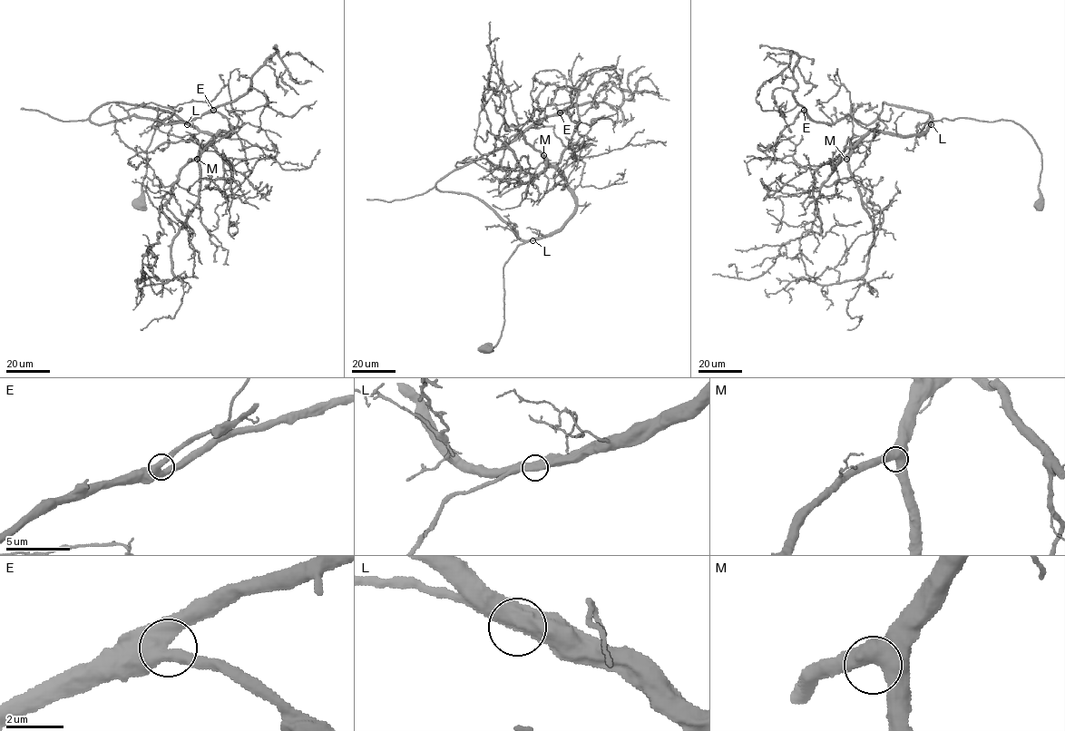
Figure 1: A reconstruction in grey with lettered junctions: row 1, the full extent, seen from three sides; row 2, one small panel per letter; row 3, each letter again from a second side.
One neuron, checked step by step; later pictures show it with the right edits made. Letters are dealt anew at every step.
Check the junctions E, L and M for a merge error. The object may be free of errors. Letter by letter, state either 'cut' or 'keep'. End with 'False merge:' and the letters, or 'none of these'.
E: keep
L: keep
M: keep
False merge: none of these

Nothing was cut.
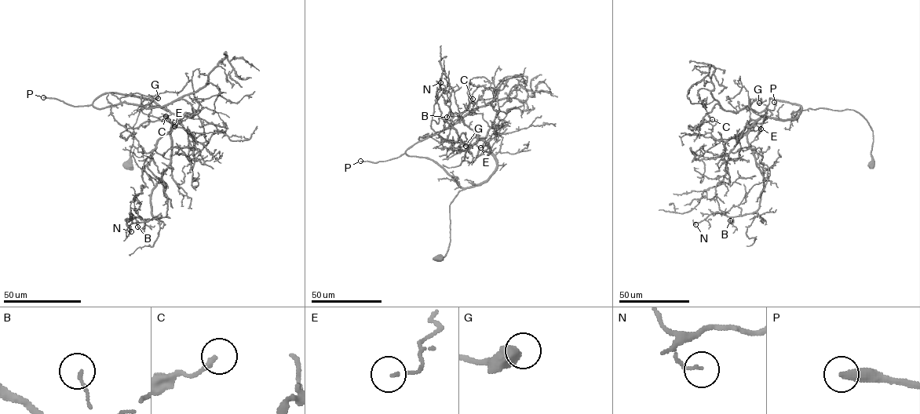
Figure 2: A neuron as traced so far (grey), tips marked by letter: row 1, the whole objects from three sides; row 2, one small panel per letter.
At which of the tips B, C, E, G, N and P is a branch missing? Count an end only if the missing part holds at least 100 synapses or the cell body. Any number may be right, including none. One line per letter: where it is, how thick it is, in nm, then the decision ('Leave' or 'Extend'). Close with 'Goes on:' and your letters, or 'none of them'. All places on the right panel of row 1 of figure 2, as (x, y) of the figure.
B: Place: (730, 220). Thickness 130 nm. Leave
C: Place: (712, 119). Thickness 240 nm. Leave
E: Place: (761, 128). Thickness 90 nm. Leave
G: Place: (759, 103). Thickness 600 nm. Leave
N: Place: (695, 224). Thickness 80 nm. Leave
P: Place: (774, 102). Thickness 360 nm. Extend
Goes on: P

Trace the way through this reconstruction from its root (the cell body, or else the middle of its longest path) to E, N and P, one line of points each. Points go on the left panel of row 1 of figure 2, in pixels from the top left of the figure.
E: (129, 165), (133, 127), (140, 103), (163, 107), (181, 115), (192, 116), (186, 114), (174, 126)
N: (129, 165), (140, 103), (192, 116), (172, 128), (153, 217), (126, 219), (131, 231)
P: (129, 165), (133, 127), (140, 103), (158, 106), (153, 101), (107, 92), (90, 105), (73, 106), (43, 97)

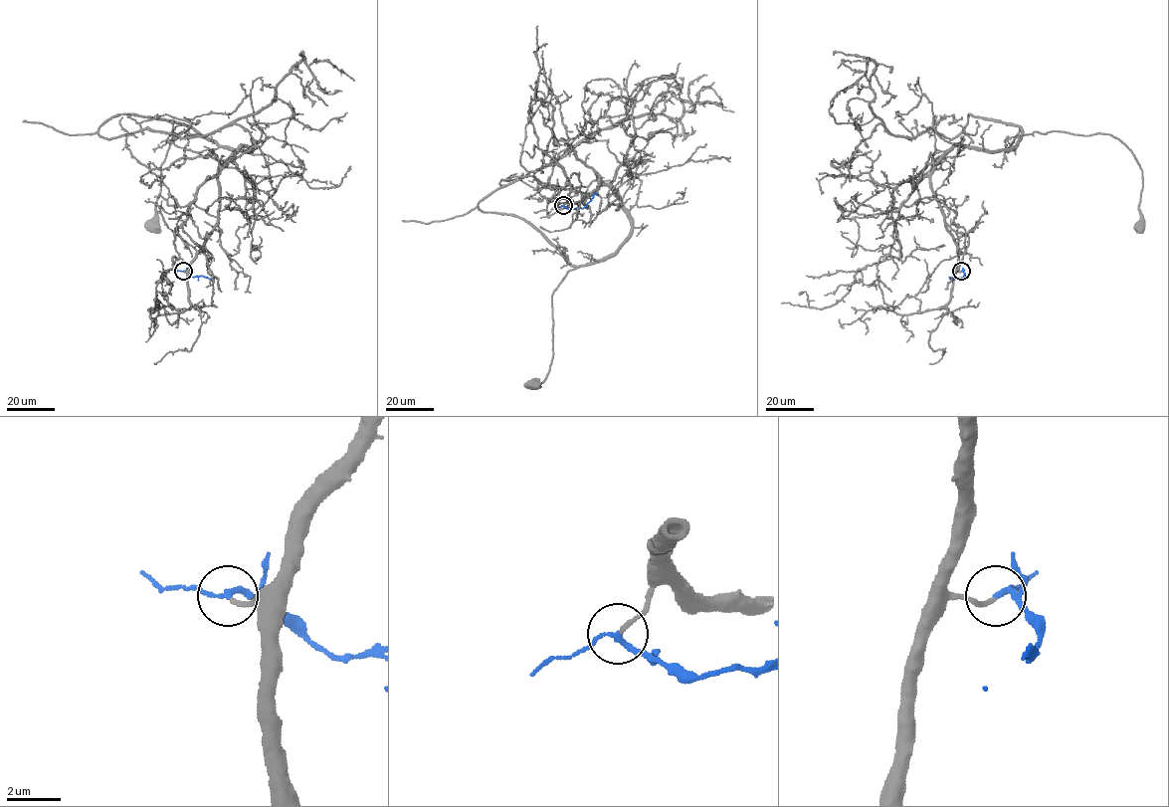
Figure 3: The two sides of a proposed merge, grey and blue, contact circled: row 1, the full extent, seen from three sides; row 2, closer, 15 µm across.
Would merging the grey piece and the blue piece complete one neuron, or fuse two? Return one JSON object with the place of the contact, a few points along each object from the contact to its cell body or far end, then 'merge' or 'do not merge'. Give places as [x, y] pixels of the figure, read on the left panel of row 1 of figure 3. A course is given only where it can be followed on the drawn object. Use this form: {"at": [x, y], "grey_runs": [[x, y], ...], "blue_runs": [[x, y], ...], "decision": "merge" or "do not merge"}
{"at": [183, 271], "grey_runs": [[184, 272], [217, 221], [219, 167], [240, 146], [252, 149], [235, 151], [172, 131], [160, 167], [154, 226]], "blue_runs": [[183, 271], [191, 276], [217, 279]], "decision": "merge"}

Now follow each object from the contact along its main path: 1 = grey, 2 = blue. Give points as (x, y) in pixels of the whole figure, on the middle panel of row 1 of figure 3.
1: (563, 205), (581, 202), (597, 175), (630, 235), (554, 292), (550, 369), (534, 382)
2: (563, 205), (583, 208), (597, 194)

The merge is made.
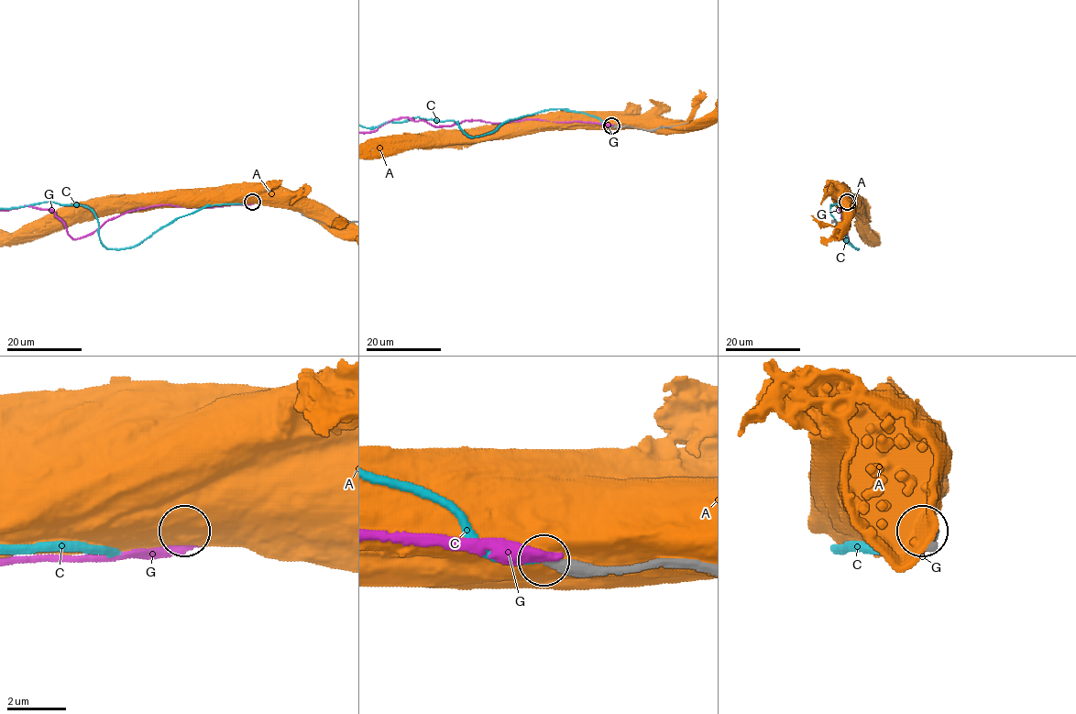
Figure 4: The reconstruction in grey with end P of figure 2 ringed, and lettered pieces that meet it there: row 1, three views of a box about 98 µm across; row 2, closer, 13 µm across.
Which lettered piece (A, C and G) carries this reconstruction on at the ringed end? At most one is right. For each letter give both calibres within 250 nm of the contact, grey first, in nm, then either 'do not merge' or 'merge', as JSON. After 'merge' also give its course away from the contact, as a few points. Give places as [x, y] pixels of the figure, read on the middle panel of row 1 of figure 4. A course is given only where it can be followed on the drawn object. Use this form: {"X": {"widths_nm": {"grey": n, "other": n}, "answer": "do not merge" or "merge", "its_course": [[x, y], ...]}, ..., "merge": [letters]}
{"A": {"widths_nm": {"grey": 550, "other": 550}, "answer": "do not merge"}, "C": {"widths_nm": {"grey": 360, "other": 240}, "answer": "merge", "its_course": [[610, 126], [561, 108], [508, 120], [475, 137], [467, 136], [457, 122], [418, 116], [374, 127]]}, "G": {"widths_nm": {"grey": 480, "other": 440}, "answer": "do not merge"}, "merge": ["C"]}

